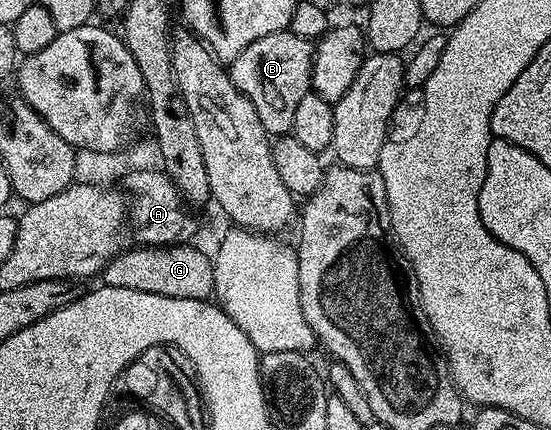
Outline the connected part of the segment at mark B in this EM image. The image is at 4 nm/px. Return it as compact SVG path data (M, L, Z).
M280 30L243 48L228 67L229 79L243 96L251 100L251 104L255 104L255 112L259 112L259 120L270 136L290 133L295 108L299 108L299 100L311 90L314 49L310 39L295 36L290 30Z

